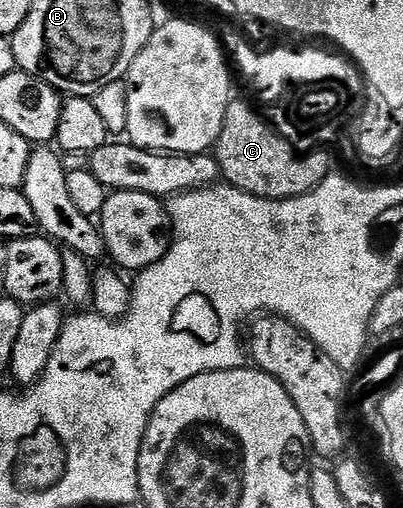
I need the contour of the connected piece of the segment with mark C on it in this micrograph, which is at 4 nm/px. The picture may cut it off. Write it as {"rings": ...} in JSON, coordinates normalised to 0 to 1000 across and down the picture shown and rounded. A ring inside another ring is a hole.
{"rings":[[[571,197],[563,226],[553,234],[553,258],[533,287],[538,327],[548,331],[548,348],[566,362],[635,388],[700,396],[762,384],[792,368],[801,352],[821,346],[826,331],[804,307],[787,303],[767,315],[734,315],[717,301],[710,274],[695,270],[660,232],[658,238],[613,201]]]}

